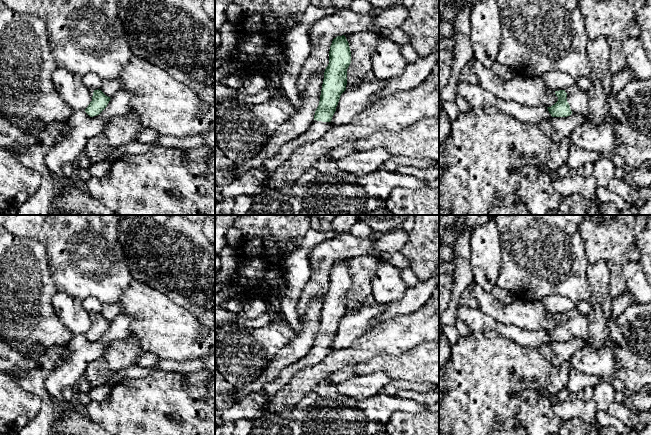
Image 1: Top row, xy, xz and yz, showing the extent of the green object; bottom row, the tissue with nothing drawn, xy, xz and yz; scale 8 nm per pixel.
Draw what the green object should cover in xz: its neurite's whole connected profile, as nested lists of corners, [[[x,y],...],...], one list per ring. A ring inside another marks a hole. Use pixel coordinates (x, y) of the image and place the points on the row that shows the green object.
[[[344,35],[333,39],[329,51],[329,64],[324,72],[319,105],[314,120],[305,133],[284,145],[279,152],[262,166],[268,173],[275,171],[298,148],[319,140],[331,128],[341,94],[346,90],[347,69],[351,63],[349,43]]]

